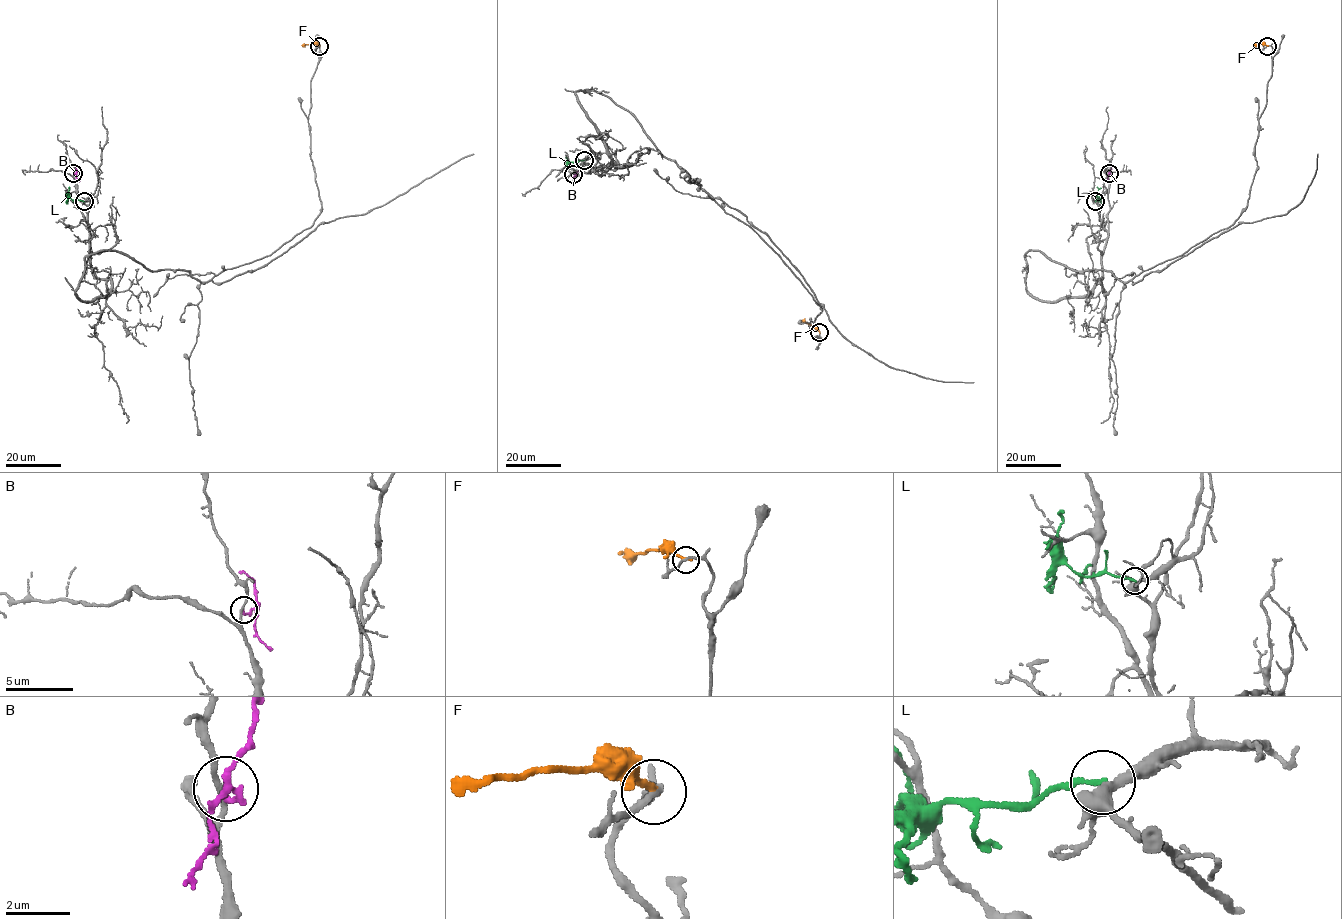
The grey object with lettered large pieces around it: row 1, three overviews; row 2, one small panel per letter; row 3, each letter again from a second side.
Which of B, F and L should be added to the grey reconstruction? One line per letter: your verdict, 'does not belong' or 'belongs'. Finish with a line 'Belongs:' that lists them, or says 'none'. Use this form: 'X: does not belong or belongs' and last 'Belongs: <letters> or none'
B: does not belong
F: does not belong
L: does not belong
Belongs: none

